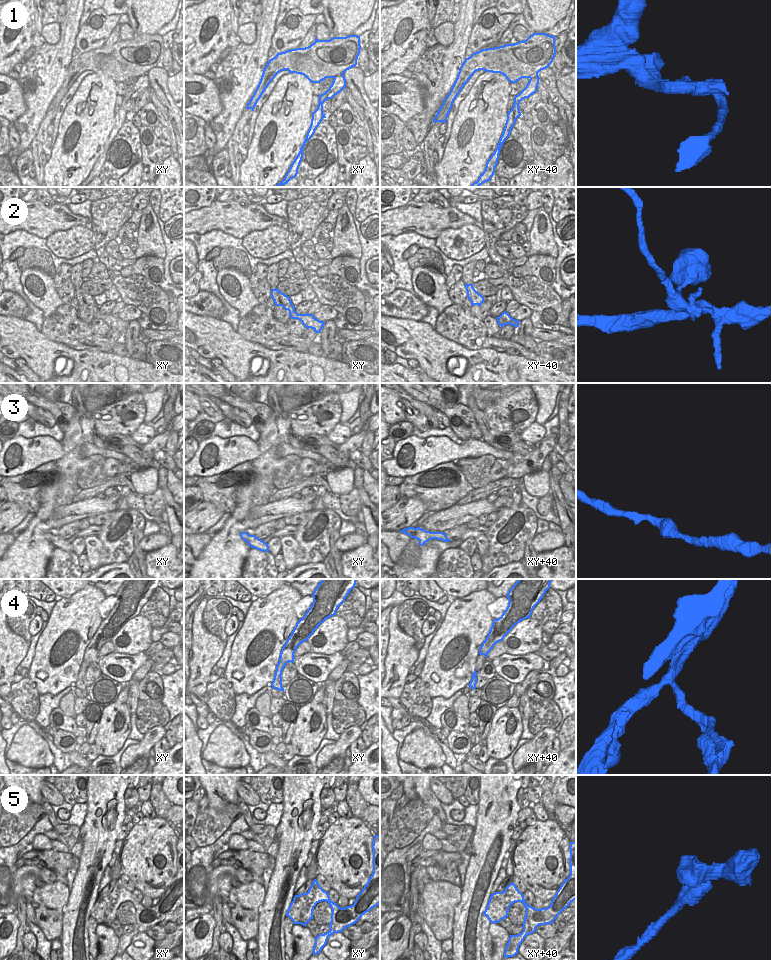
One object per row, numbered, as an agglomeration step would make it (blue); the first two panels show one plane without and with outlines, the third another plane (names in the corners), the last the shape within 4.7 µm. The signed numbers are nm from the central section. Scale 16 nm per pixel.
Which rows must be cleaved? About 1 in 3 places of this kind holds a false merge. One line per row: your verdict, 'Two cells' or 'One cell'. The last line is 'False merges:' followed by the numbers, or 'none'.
1: Two cells
2: Two cells
3: One cell
4: Two cells
5: One cell
False merges: 1, 2, 4

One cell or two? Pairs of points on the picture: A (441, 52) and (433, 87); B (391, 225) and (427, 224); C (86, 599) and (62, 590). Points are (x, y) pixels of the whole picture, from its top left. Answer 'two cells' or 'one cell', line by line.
A: one cell
B: one cell
C: two cells

